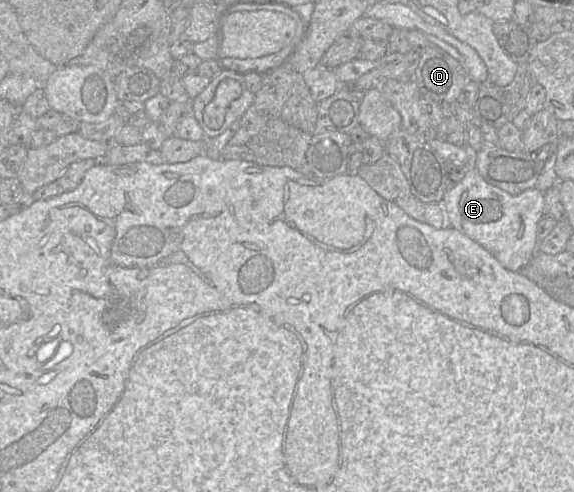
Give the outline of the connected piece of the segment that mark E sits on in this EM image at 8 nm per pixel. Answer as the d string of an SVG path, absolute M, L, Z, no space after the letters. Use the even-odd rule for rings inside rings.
M472 167L459 183L447 191L442 207L446 225L480 244L510 271L520 272L537 250L537 224L545 213L545 197L535 187L511 195L488 183Z

